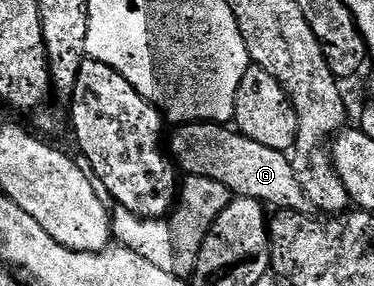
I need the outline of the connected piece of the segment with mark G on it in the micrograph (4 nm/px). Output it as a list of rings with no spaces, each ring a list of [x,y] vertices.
[[[221,122],[182,124],[185,124],[182,128],[174,130],[173,137],[172,132],[168,137],[167,152],[185,176],[206,176],[227,186],[234,197],[246,196],[266,206],[274,204],[272,207],[277,210],[314,211],[303,186],[299,186],[299,178],[295,178],[293,161],[286,153],[271,150],[271,146],[263,146],[260,142],[251,142],[251,138]]]

